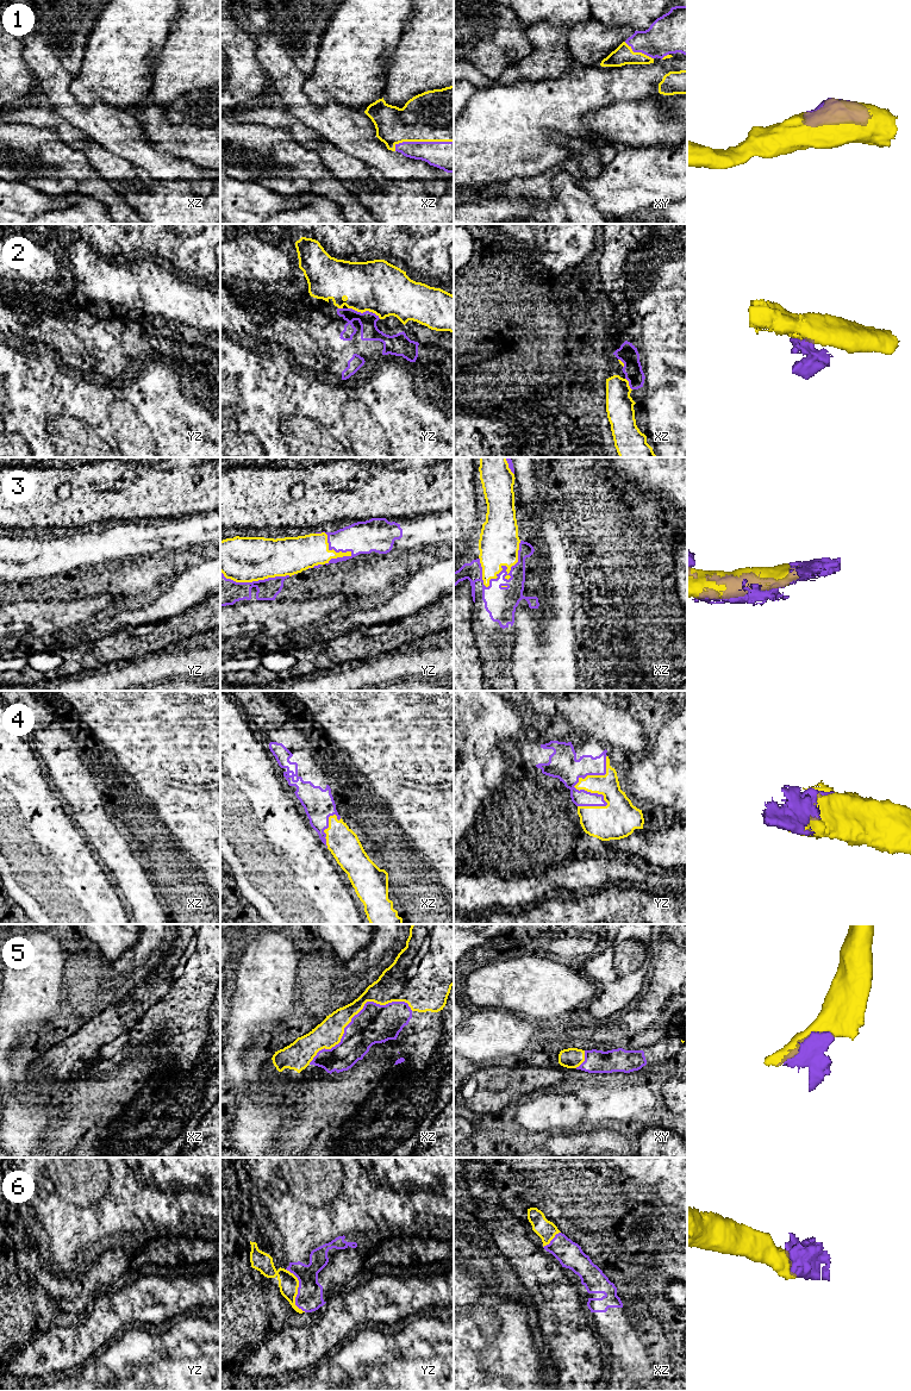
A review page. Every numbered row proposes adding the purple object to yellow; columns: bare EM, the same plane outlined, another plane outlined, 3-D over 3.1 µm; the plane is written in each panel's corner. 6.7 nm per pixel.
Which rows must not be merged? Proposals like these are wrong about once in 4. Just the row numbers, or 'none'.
2

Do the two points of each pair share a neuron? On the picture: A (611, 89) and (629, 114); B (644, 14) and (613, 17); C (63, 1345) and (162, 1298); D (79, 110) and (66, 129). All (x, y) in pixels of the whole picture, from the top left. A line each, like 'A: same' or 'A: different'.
A: different
B: same
C: same
D: different

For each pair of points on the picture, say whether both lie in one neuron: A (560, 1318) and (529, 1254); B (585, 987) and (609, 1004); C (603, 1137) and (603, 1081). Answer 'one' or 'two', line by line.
A: one
B: two
C: two

